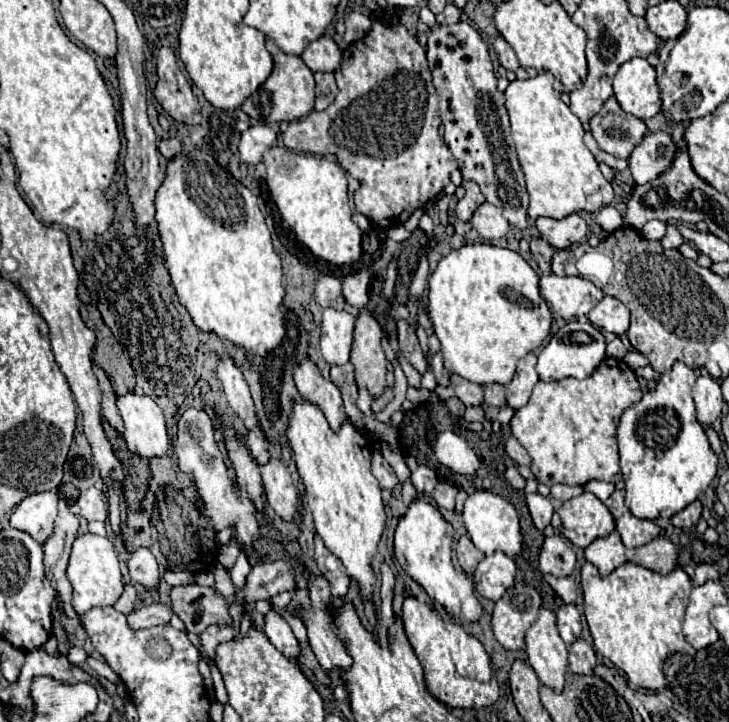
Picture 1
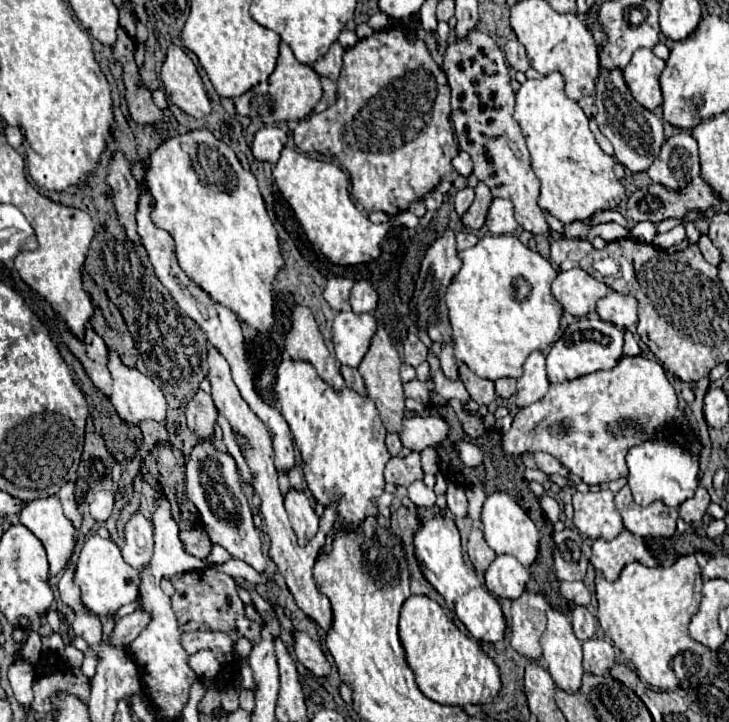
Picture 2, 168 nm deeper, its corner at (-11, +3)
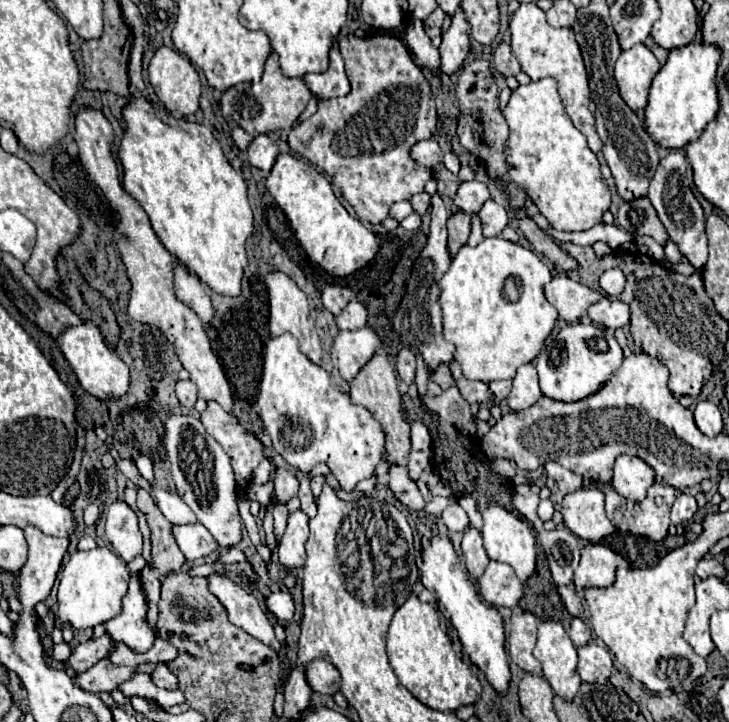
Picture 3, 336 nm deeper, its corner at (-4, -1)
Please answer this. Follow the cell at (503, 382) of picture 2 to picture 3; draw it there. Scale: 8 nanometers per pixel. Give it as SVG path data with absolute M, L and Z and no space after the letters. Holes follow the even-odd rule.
M496 380L496 382L490 382L488 384L492 394L498 398L498 400L504 400L512 388L512 380Z

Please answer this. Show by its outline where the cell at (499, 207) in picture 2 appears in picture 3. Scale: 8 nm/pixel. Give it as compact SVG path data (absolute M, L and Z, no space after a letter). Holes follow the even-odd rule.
M486 200L484 206L478 212L482 220L482 232L484 236L500 236L502 230L508 226L508 210L502 204L496 204L494 200Z

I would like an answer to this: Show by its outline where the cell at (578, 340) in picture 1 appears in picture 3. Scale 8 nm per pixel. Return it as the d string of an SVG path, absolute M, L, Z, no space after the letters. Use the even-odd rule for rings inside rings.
M568 324L556 338L542 348L536 358L536 370L540 376L540 390L544 396L562 402L576 402L592 392L600 390L600 384L608 380L612 372L622 364L622 348L612 332L596 324Z

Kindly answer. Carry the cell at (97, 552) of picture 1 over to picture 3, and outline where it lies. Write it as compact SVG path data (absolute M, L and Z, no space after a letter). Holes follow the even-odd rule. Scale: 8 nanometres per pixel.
M106 546L94 548L88 552L74 552L68 560L68 564L62 570L60 586L58 586L58 616L64 622L70 622L72 628L84 630L84 628L94 628L102 622L108 622L110 618L120 614L122 606L122 596L128 590L128 580L130 572L116 556L110 552Z

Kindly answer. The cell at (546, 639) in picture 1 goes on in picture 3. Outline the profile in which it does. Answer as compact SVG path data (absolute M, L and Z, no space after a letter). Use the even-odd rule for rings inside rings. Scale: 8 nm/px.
M544 620L538 624L538 642L534 656L540 660L544 678L552 690L570 702L578 692L582 680L576 672L578 658L574 654L574 644L560 622Z

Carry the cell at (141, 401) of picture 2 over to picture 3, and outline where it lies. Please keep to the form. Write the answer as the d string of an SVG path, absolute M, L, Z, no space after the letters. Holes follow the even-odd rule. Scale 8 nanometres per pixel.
M86 320L76 328L68 328L56 342L62 354L66 356L66 360L70 362L70 366L74 368L82 388L90 392L94 398L104 402L104 400L118 400L118 398L124 398L124 394L128 394L132 384L130 368L112 350L106 348L100 330L92 322Z

